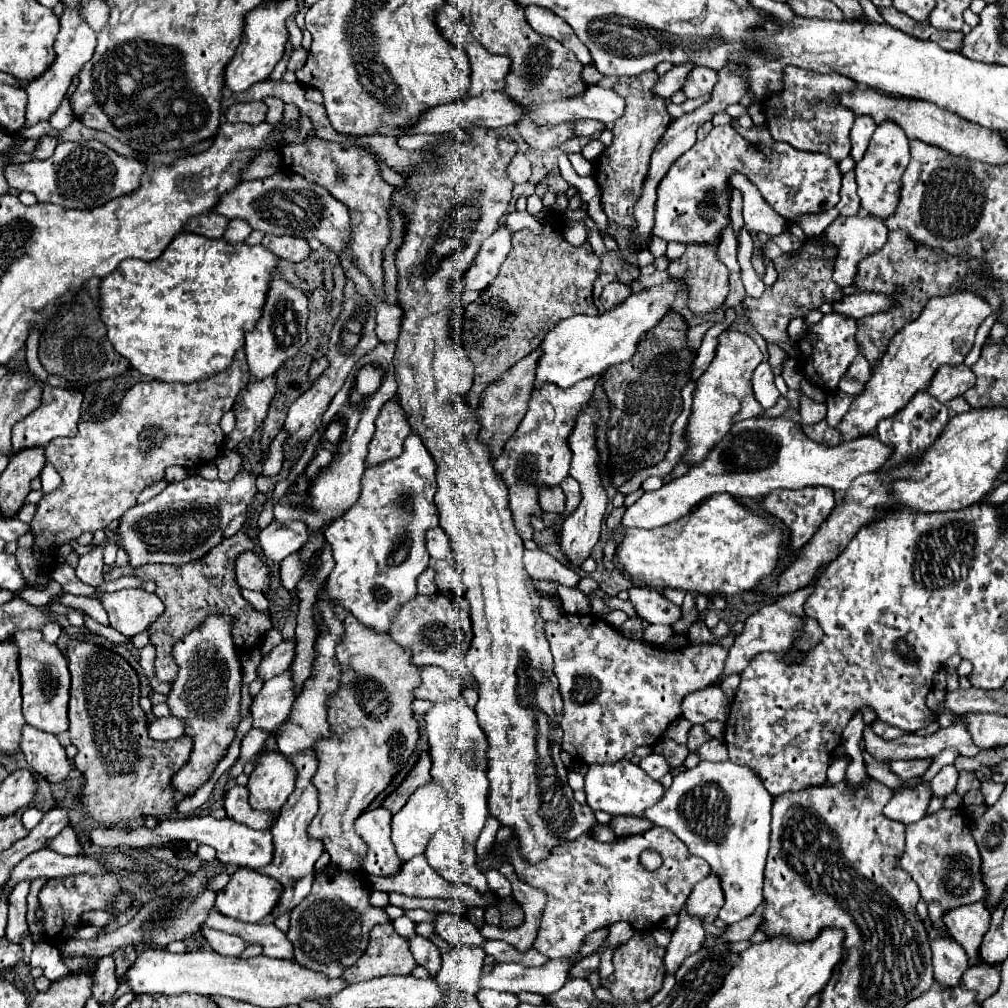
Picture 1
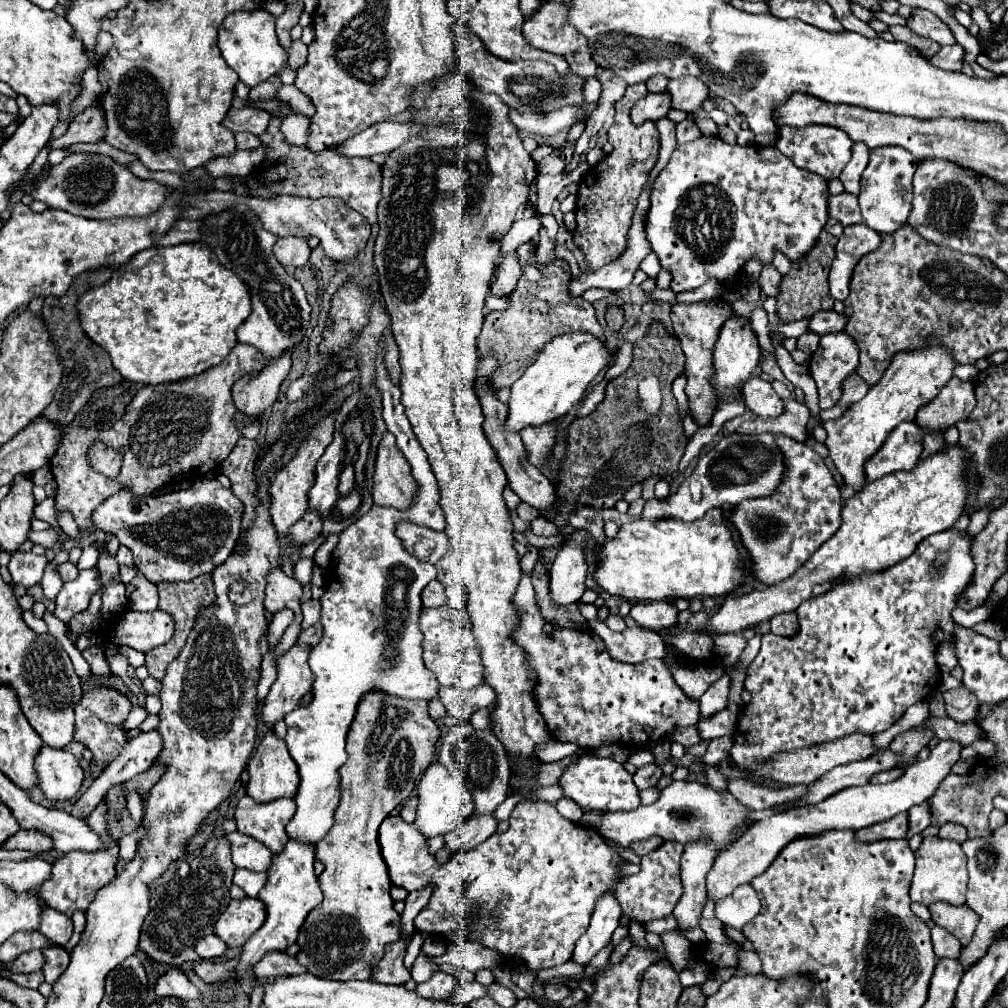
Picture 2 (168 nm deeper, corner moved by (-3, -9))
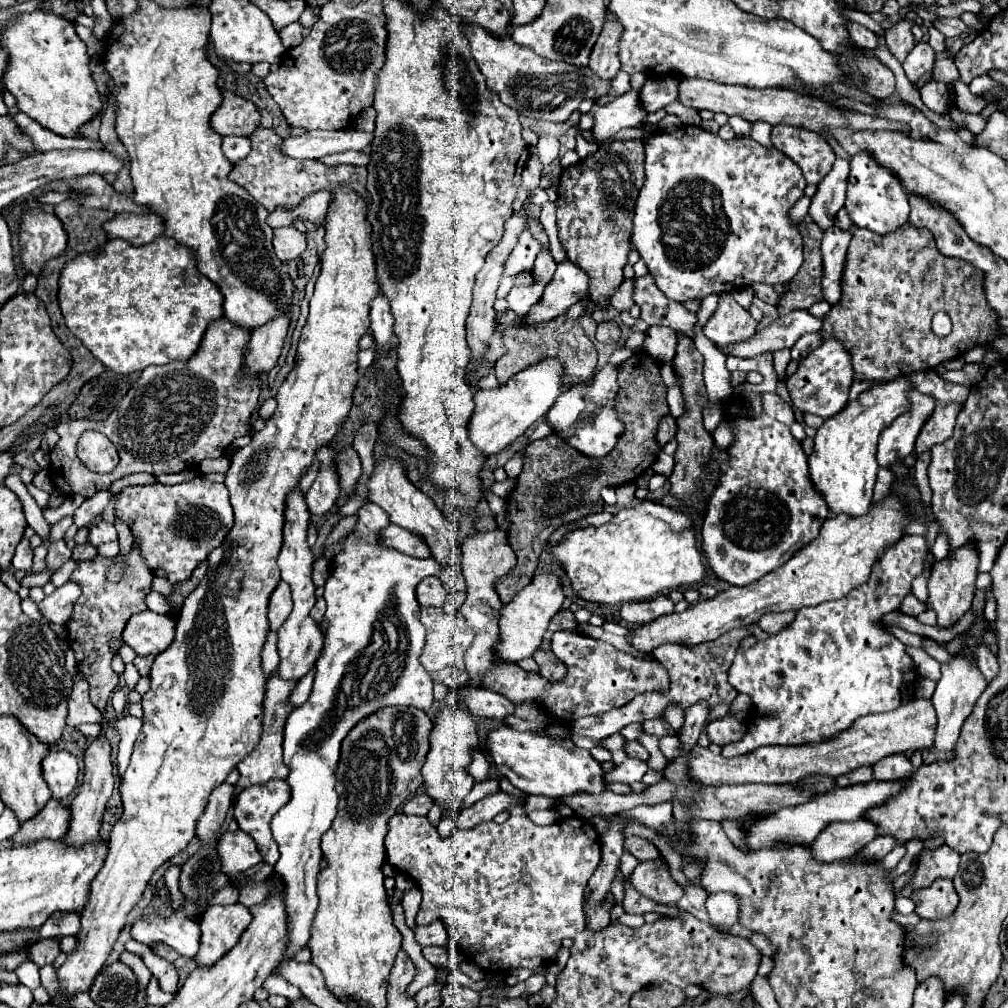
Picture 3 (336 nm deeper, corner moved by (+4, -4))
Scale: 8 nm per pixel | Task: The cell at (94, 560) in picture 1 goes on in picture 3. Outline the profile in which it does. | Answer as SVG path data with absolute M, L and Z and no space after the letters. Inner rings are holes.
M67 581L63 587L55 589L53 595L45 597L37 607L43 619L47 619L51 625L63 625L69 619L69 613L73 611L73 601L77 601L77 597L77 585L73 585L73 581Z

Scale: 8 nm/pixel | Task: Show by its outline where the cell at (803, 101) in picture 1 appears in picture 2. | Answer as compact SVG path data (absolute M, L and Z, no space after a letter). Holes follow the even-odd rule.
M780 126L778 128L778 142L776 148L788 156L796 166L816 172L826 180L838 178L840 172L844 170L844 166L850 160L850 148L852 148L852 140L848 138L848 134L840 128L834 126L808 126L808 128L796 128L796 126Z

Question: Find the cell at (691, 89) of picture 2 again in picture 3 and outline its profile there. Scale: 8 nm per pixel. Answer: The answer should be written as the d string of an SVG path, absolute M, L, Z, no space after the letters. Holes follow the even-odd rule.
M669 75L649 77L639 91L641 107L647 113L655 113L655 111L663 109L665 105L673 103L675 99L677 99L677 79L673 79Z

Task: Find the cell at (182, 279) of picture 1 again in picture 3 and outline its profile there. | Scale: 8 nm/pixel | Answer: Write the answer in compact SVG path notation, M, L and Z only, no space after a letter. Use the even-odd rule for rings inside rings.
M157 237L143 247L129 245L123 239L109 239L97 251L81 253L63 267L57 299L69 331L83 341L107 369L123 375L175 359L187 361L197 351L207 323L223 315L223 297L213 281L199 273L193 251L167 237Z

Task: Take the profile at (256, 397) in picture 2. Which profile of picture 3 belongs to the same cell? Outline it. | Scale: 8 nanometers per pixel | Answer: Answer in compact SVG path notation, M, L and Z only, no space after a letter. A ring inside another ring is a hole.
M285 311L273 317L269 323L251 331L249 353L245 363L247 375L261 375L277 365L287 335L287 327L289 327L289 313Z

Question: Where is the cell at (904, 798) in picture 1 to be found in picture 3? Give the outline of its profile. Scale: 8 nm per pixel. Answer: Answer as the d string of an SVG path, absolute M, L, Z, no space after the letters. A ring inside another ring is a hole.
M867 819L831 821L811 843L811 857L823 863L853 857L875 837L877 825L871 825L871 821Z

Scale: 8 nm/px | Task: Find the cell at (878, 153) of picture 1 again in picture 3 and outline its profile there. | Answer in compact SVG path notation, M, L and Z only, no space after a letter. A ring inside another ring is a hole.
M859 153L851 159L851 173L847 185L845 209L857 227L865 227L873 233L893 233L897 227L905 225L909 219L907 191L901 187L893 173L887 173L885 167L877 165L867 153Z

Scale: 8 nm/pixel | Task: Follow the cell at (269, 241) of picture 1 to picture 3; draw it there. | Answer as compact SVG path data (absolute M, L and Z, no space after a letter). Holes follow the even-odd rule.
M295 227L273 229L273 249L281 261L291 261L305 251L305 233Z

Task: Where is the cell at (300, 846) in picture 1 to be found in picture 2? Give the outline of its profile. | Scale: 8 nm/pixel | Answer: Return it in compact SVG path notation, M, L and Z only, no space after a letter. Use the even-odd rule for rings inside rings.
M290 838L288 844L284 846L284 850L280 854L276 854L272 858L272 866L268 870L268 880L264 884L264 888L260 890L258 898L266 904L266 922L262 924L262 928L246 942L242 956L224 962L224 964L210 964L210 962L200 962L196 964L192 970L208 984L214 984L220 988L218 998L220 1000L230 1000L232 996L224 992L224 988L220 986L224 980L228 978L238 978L236 974L228 974L228 972L236 972L236 970L250 970L254 966L254 962L258 962L258 958L262 958L266 952L270 950L286 950L292 942L296 942L298 938L298 930L304 922L304 918L308 916L308 912L322 902L322 892L318 886L318 878L314 874L314 844L310 842L298 842L296 838Z

